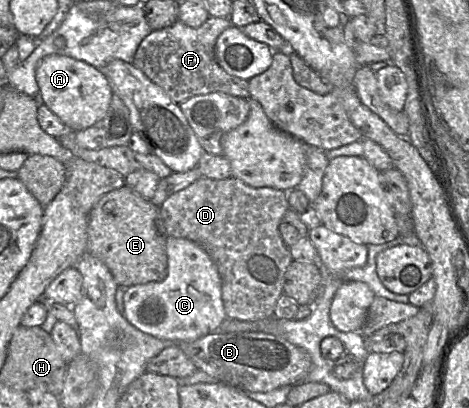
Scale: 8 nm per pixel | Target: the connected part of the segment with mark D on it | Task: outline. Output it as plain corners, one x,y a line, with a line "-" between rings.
201,177
160,206
167,237
196,243
216,264
228,318
256,321
274,316
276,302
283,294
285,273
294,260
279,231
281,219
290,208
287,192
252,187
234,177

